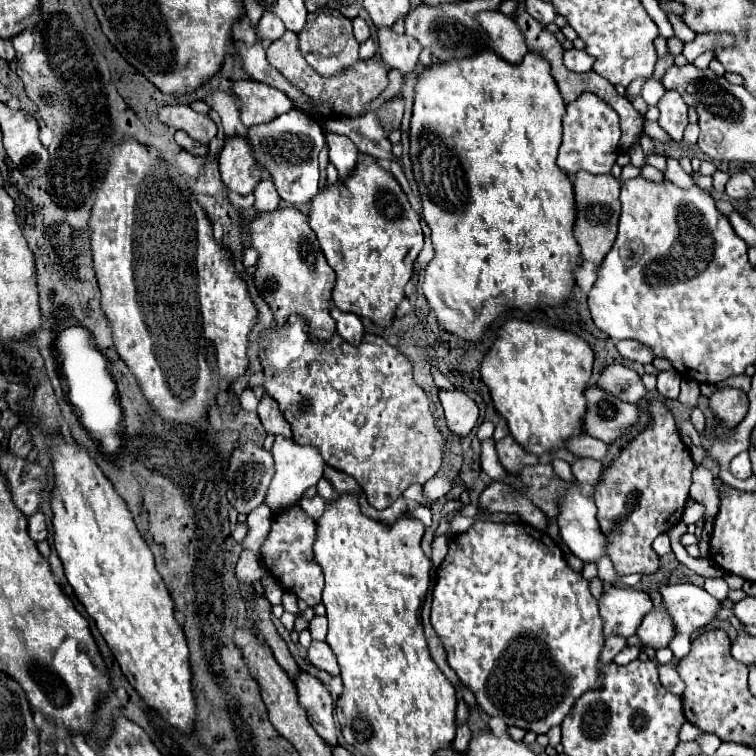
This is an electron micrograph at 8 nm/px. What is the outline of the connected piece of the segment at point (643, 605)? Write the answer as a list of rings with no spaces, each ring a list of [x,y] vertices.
[[[610,587],[604,591],[600,599],[600,615],[604,619],[604,635],[624,635],[630,637],[636,633],[636,629],[642,623],[642,617],[652,611],[652,599],[646,591],[634,589],[634,587]]]

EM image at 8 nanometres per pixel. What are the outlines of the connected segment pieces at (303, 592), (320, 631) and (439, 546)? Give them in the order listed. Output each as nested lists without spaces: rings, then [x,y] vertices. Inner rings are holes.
[[[286,509],[278,517],[272,519],[272,527],[268,537],[262,543],[262,561],[272,577],[276,577],[284,589],[290,589],[296,597],[306,601],[310,607],[320,603],[322,587],[324,587],[324,575],[314,561],[312,545],[316,541],[316,523],[300,509]]]
[[[314,617],[312,621],[310,621],[310,635],[312,635],[312,639],[318,639],[318,641],[324,641],[326,639],[326,617]]]
[[[436,536],[432,542],[432,566],[438,568],[445,559],[448,552],[449,538],[447,536]]]

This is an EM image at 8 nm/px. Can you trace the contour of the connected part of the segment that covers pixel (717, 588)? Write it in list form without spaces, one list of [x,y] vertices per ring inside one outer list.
[[[706,577],[704,581],[706,581],[706,583],[704,583],[704,589],[706,589],[712,597],[716,597],[716,599],[720,599],[720,601],[726,599],[729,587],[722,577]]]

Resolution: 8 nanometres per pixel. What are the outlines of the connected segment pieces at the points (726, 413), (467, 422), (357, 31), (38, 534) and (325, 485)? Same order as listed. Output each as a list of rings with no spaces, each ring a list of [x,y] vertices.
[[[724,387],[710,395],[710,409],[716,419],[724,419],[724,423],[738,425],[748,413],[748,397],[740,389]]]
[[[460,387],[440,389],[438,397],[444,407],[448,427],[460,437],[468,435],[478,421],[478,405]]]
[[[362,17],[352,19],[352,27],[354,27],[354,37],[356,37],[358,43],[364,43],[370,37],[370,29],[368,29],[368,25]]]
[[[34,513],[30,519],[28,519],[28,531],[30,531],[30,537],[34,541],[44,541],[48,537],[48,525],[46,525],[46,517],[44,513]]]
[[[322,477],[322,481],[318,481],[318,495],[324,499],[324,501],[332,501],[332,499],[336,499],[338,497],[338,493],[334,491],[334,487],[332,487],[332,483],[328,481],[328,479],[324,479]]]

